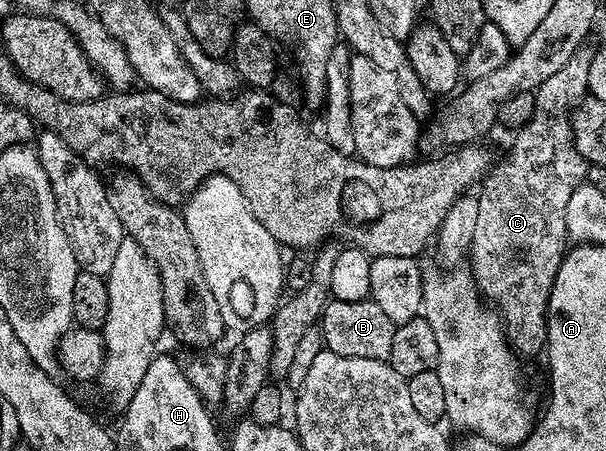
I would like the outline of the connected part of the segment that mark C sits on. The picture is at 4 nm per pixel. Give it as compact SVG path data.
M579 50L572 54L562 70L544 80L534 92L532 118L513 133L510 164L495 163L481 181L476 214L476 234L468 253L468 265L474 271L477 291L500 313L506 329L506 339L519 357L534 356L543 351L546 342L546 307L556 282L562 260L568 251L568 202L576 186L587 183L586 159L576 150L570 125L570 114L587 99L590 52Z

